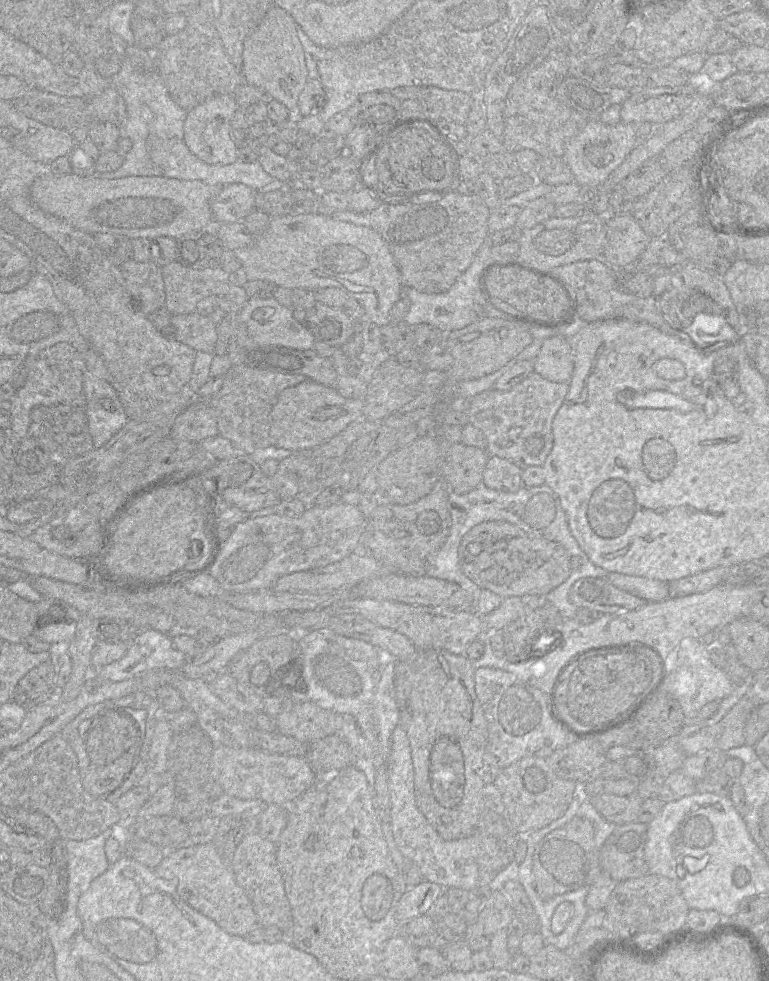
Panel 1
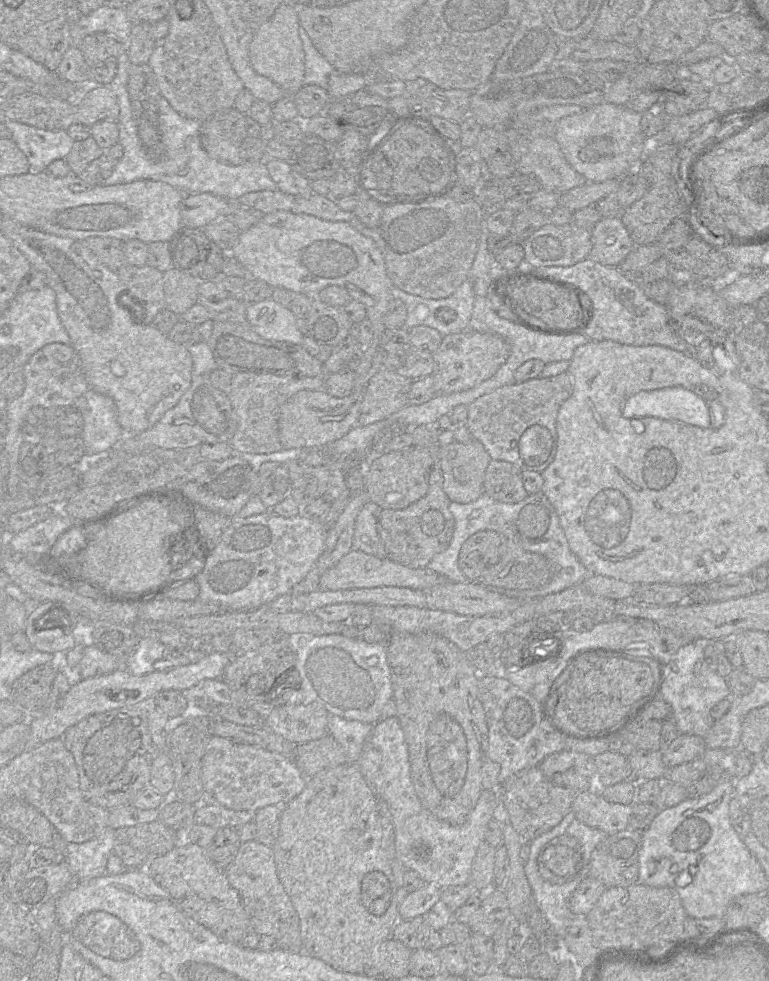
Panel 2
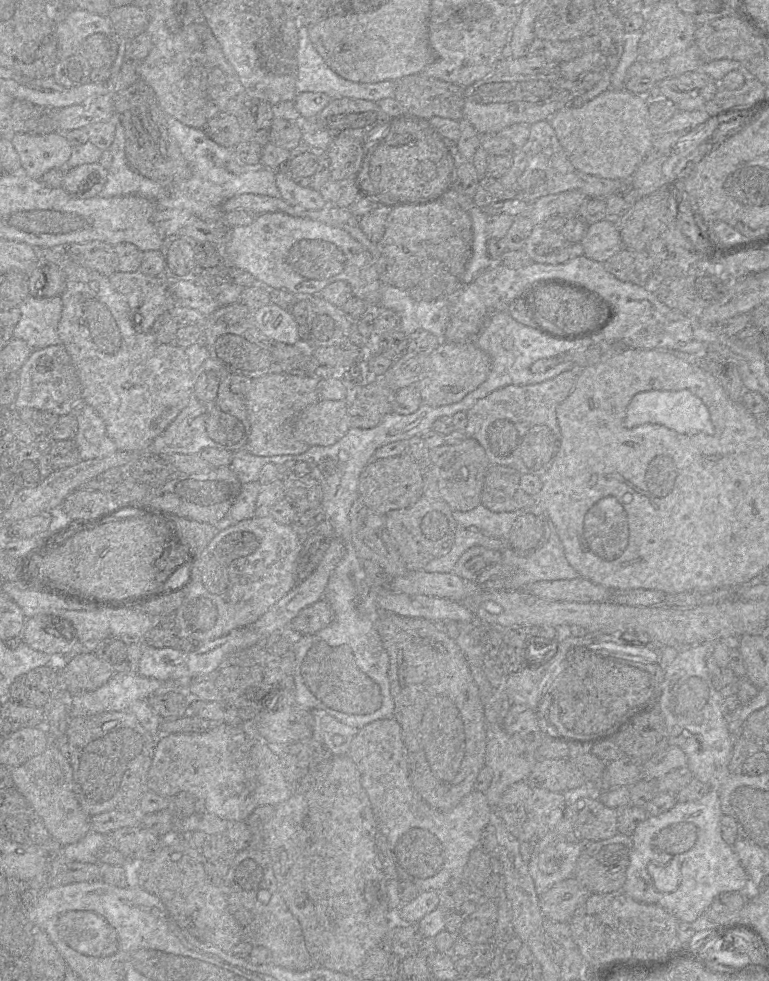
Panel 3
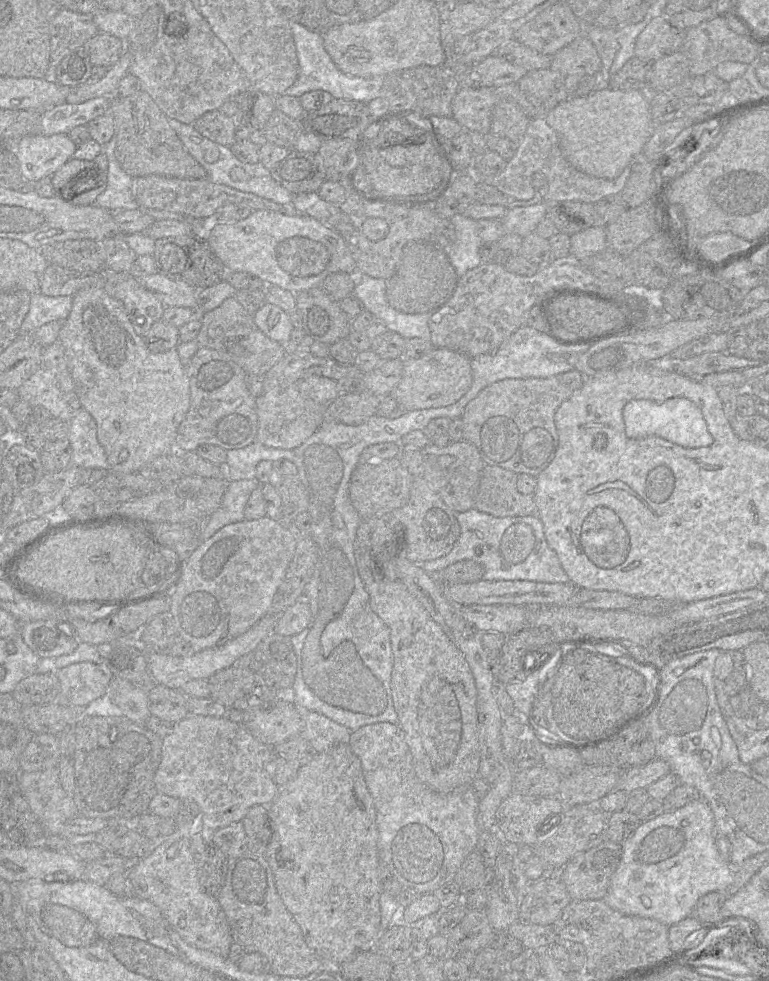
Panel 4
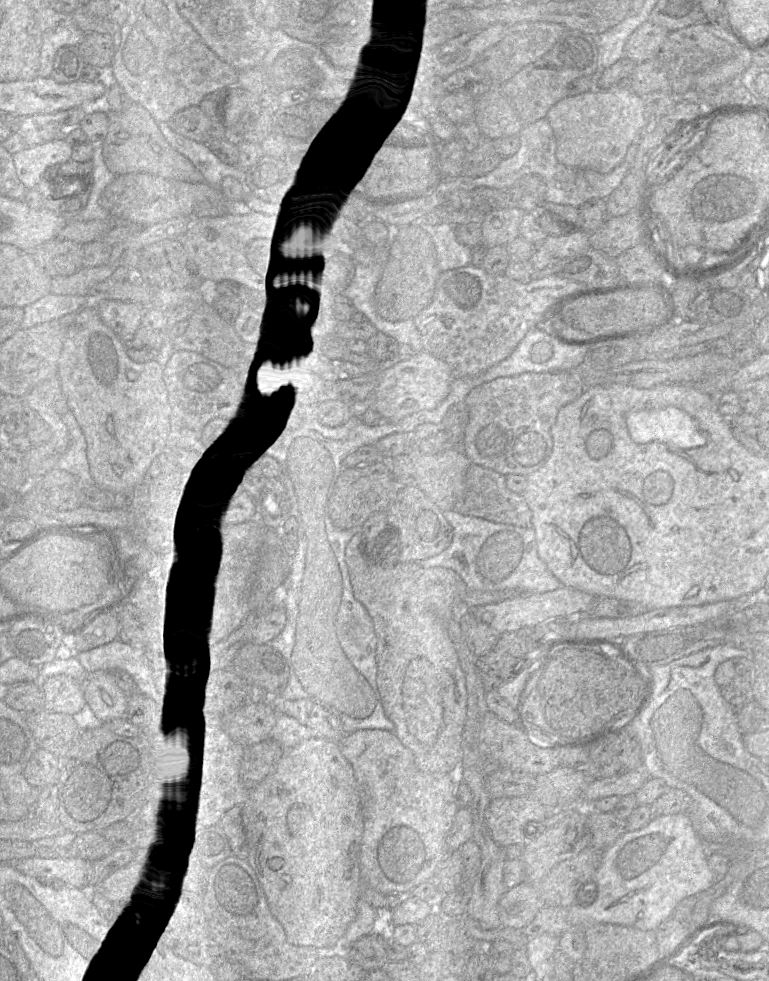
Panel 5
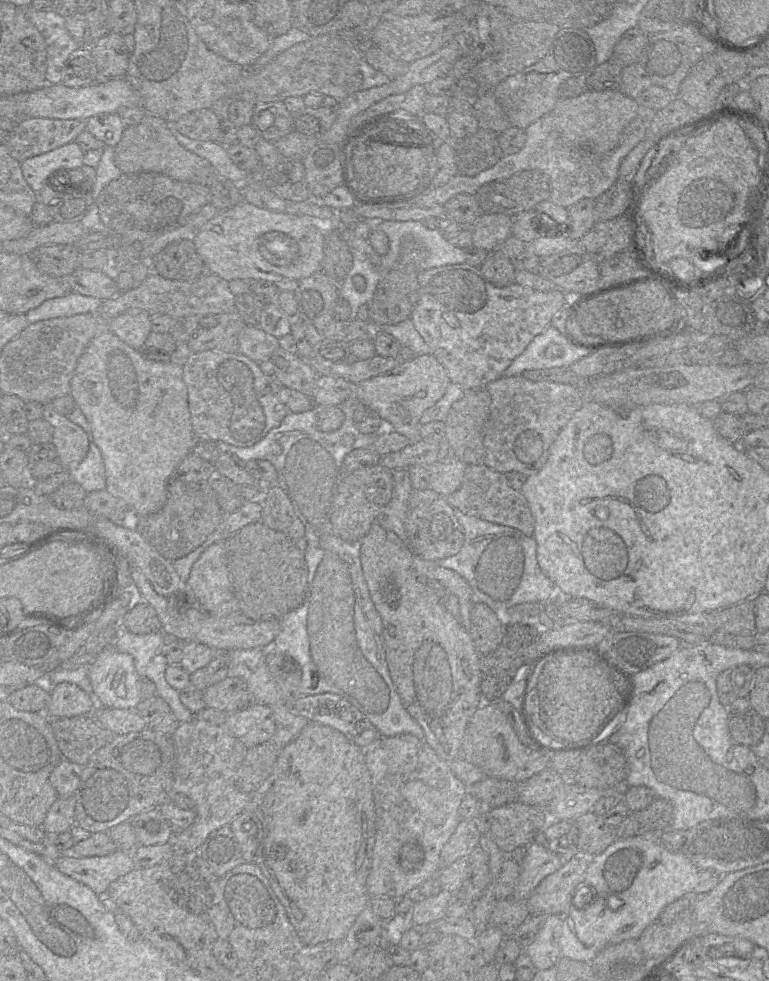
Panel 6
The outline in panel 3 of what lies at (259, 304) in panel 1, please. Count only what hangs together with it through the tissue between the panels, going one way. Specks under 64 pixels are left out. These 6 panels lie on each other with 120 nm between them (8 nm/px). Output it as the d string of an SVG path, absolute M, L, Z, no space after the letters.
M270 302L254 311L253 317L265 336L289 345L294 345L299 340L298 324L290 310Z

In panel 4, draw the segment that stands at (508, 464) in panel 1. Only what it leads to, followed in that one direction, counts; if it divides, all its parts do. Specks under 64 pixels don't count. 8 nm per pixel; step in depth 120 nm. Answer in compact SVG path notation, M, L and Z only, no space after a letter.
M485 465L474 508L495 517L537 515L533 495L518 491L517 476L511 470Z

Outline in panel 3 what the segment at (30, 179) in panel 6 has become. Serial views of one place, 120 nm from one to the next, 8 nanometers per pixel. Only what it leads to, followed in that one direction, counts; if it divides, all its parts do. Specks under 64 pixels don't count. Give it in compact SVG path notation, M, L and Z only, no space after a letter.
M52 132L44 135L31 135L17 133L11 137L22 166L22 173L33 179L41 179L42 176L53 168L65 168L71 156L72 146L65 138L64 133Z

